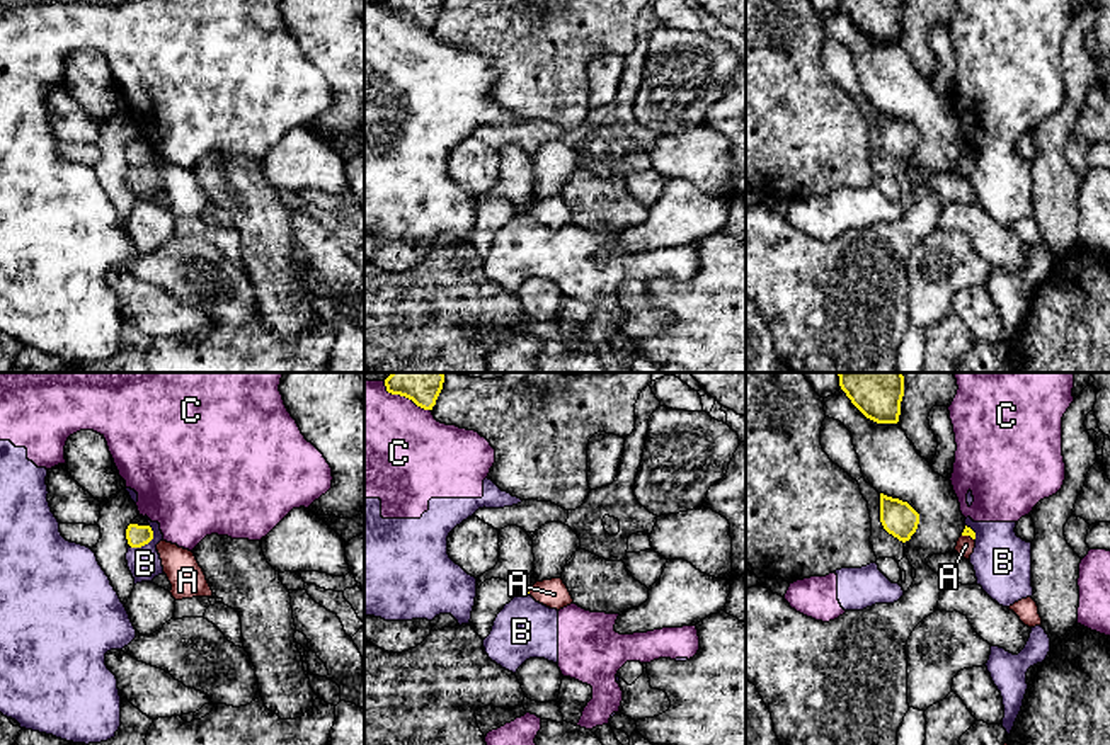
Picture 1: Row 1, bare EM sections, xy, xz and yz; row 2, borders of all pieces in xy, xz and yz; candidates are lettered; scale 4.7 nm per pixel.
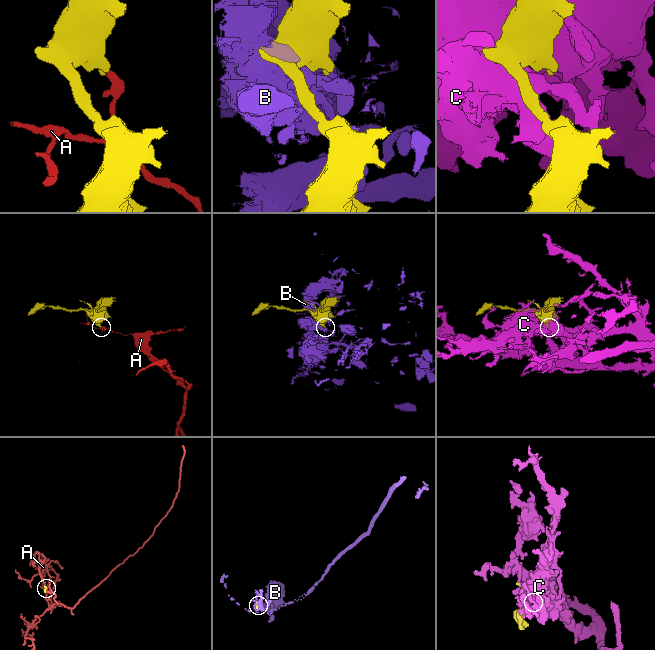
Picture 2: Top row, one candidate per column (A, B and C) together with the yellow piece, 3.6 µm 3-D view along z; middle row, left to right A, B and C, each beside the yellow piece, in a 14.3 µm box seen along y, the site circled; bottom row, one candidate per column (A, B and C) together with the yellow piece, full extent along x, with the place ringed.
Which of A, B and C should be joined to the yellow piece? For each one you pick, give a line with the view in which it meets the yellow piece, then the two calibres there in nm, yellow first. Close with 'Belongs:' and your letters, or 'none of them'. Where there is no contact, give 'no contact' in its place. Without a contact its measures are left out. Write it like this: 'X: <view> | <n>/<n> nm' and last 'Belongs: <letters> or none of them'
Belongs: none of them

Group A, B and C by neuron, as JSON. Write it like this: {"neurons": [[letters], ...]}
{"neurons": [["A"], ["B", "C"]]}

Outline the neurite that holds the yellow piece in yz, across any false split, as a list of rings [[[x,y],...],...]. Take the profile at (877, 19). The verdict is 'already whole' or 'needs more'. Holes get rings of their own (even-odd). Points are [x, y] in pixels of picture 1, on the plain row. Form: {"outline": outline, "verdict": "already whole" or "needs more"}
{"outline": [[[839,0],[851,22],[877,43],[897,43],[904,0]]], "verdict": "already whole"}

